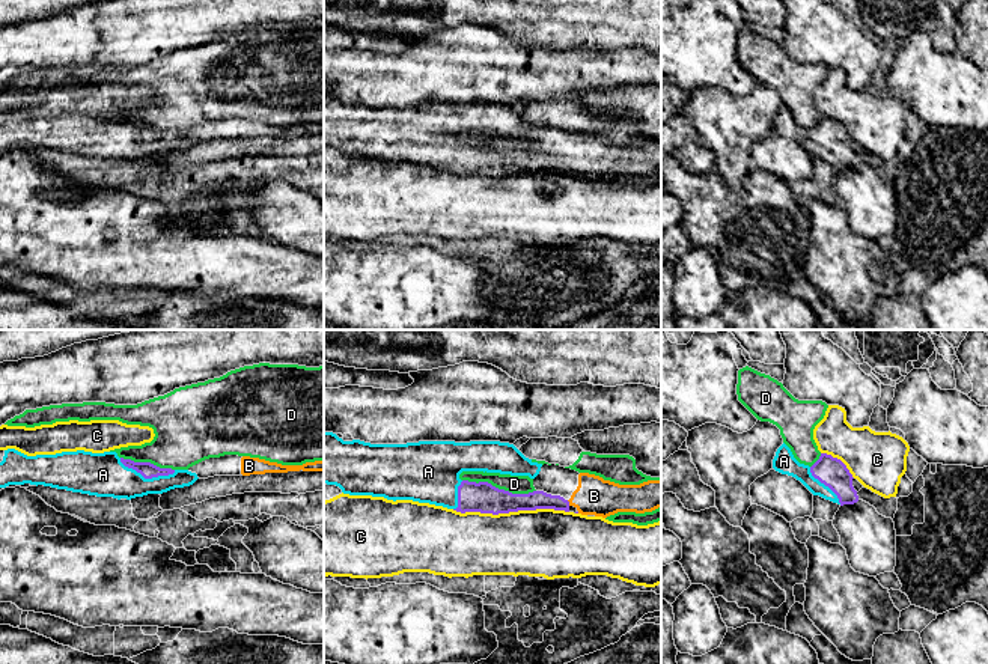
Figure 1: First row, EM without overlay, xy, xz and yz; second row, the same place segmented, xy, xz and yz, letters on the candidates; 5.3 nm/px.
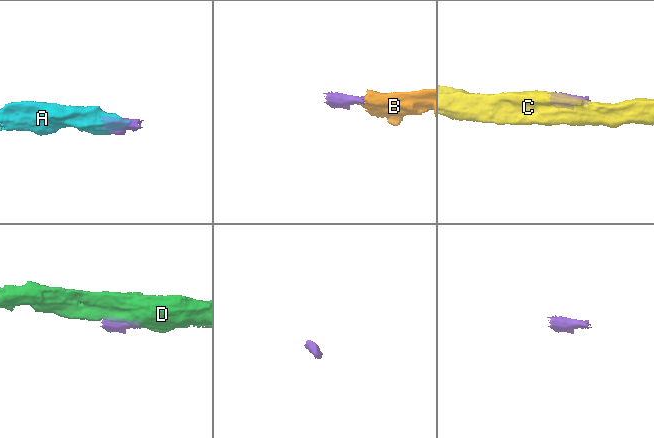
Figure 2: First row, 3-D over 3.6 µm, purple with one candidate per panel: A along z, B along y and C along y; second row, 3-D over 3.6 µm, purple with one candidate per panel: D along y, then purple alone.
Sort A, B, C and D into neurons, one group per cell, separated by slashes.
A B / C / D

